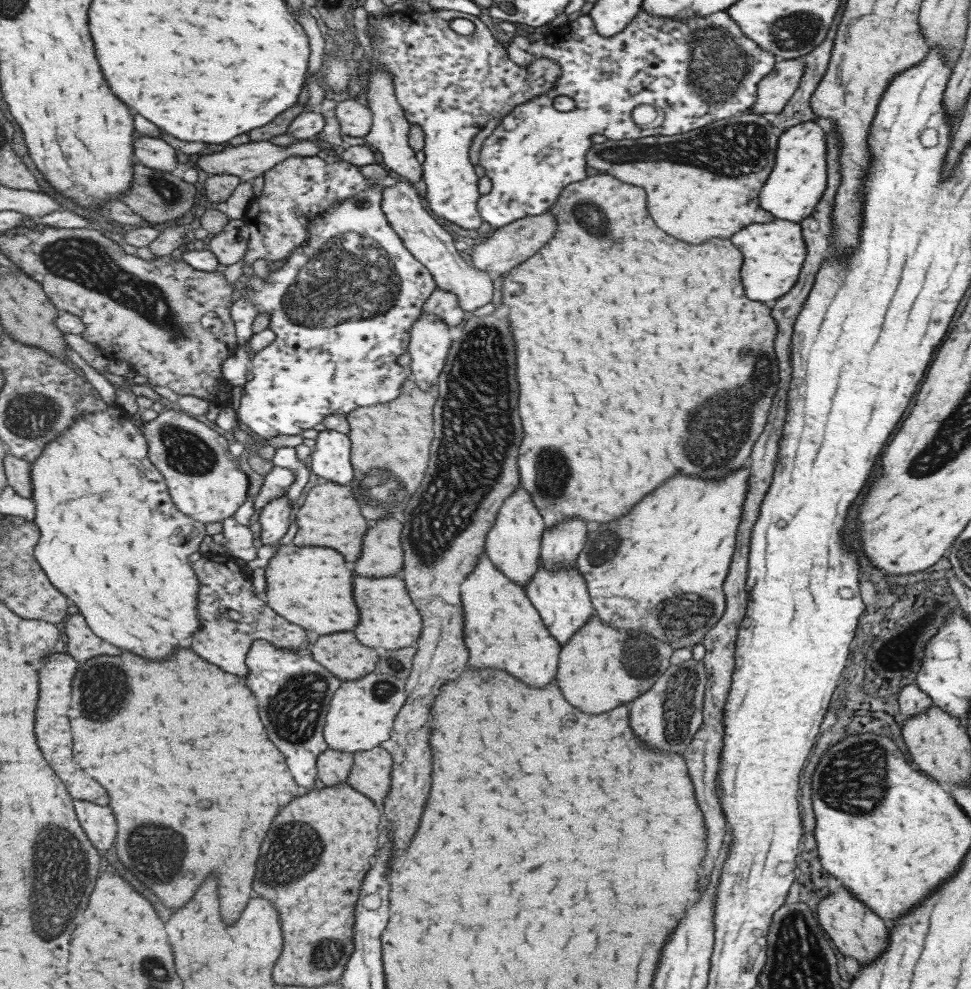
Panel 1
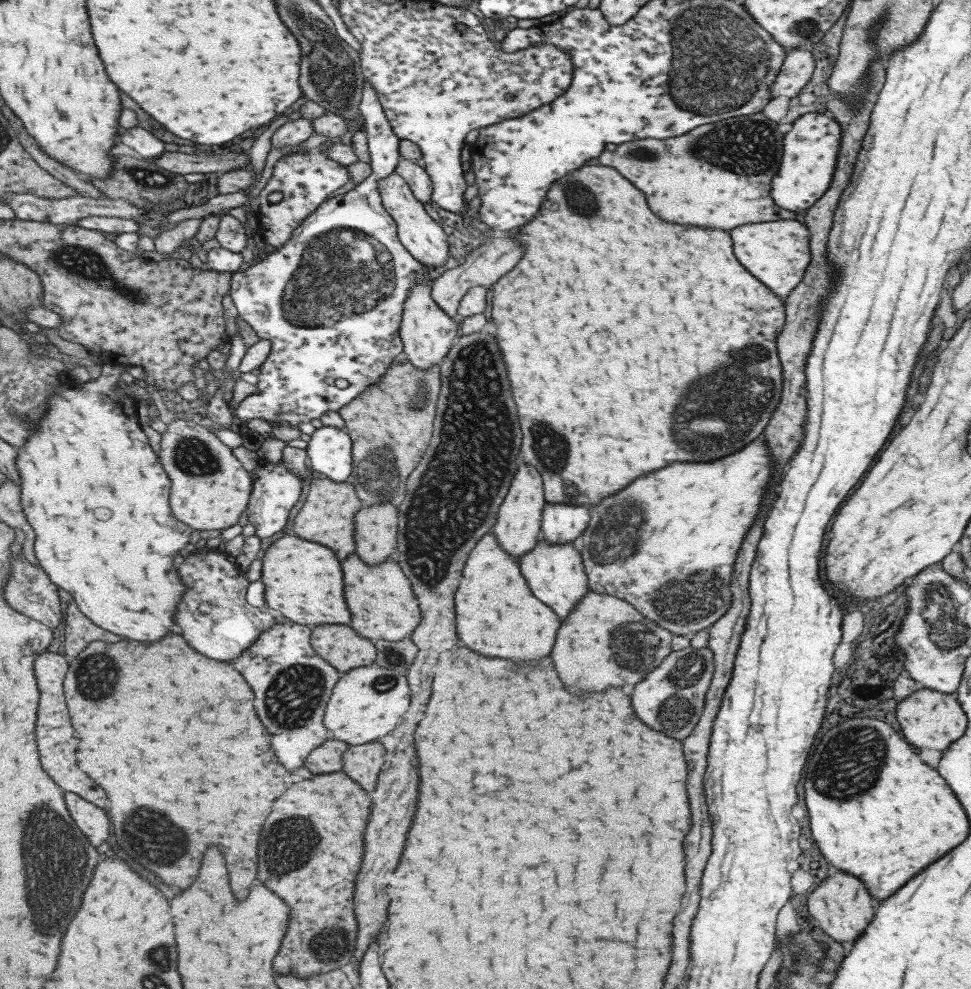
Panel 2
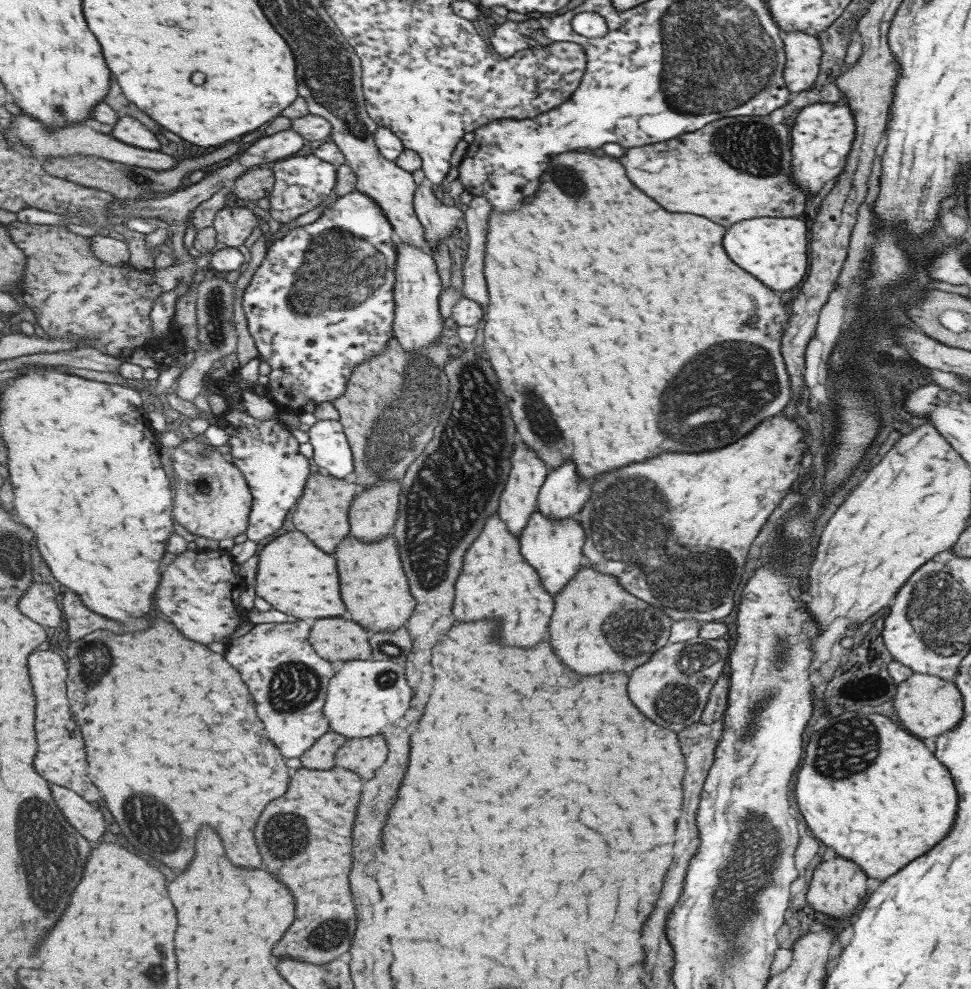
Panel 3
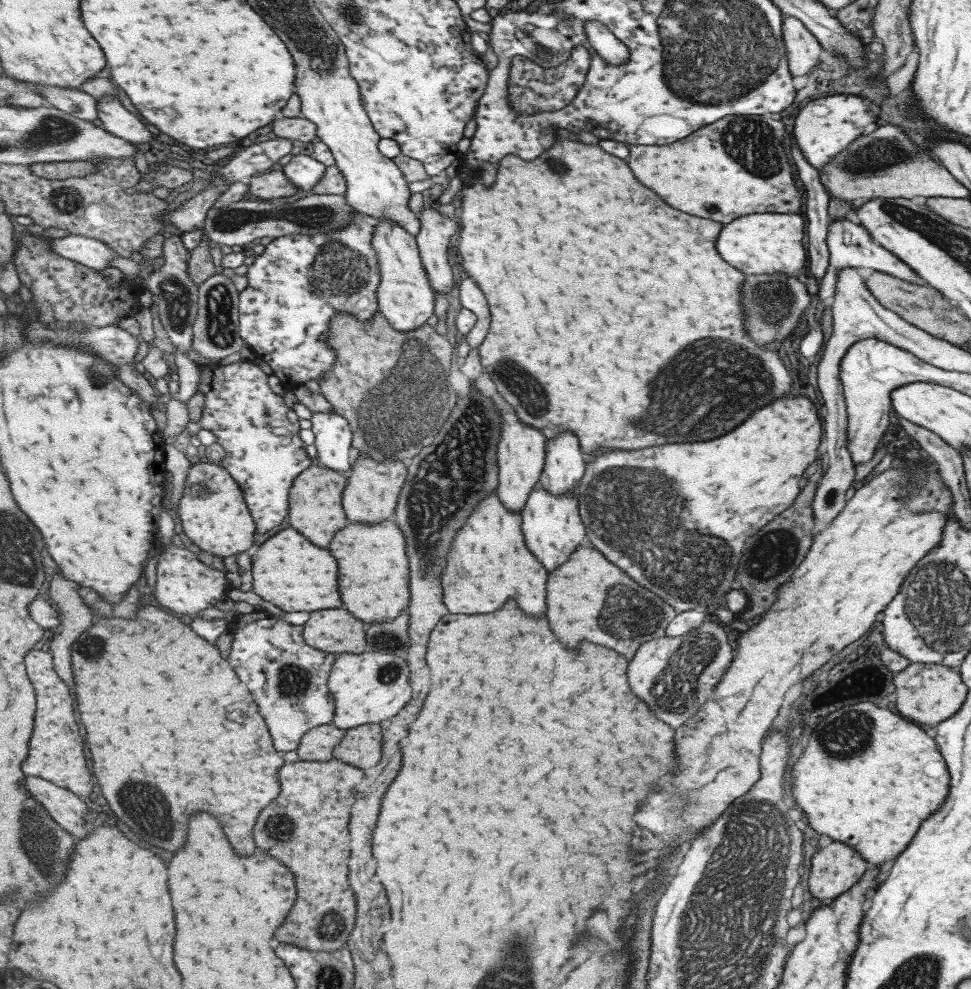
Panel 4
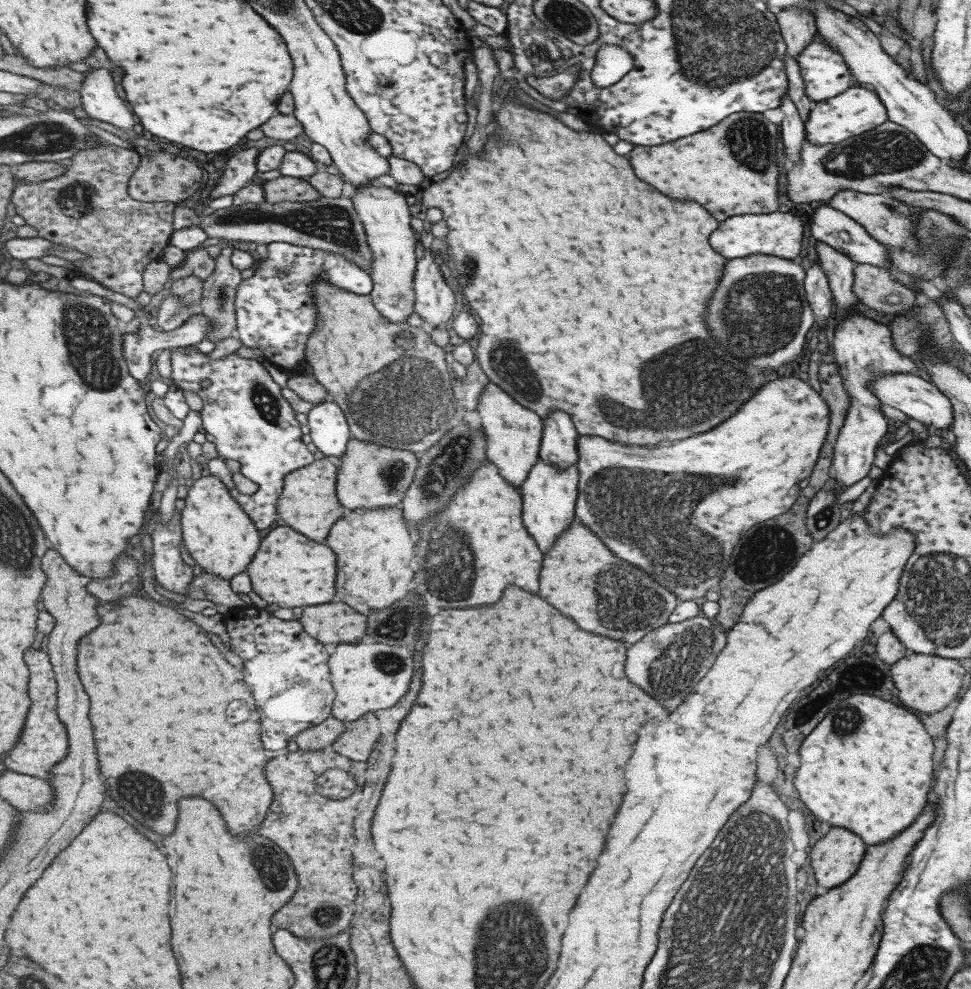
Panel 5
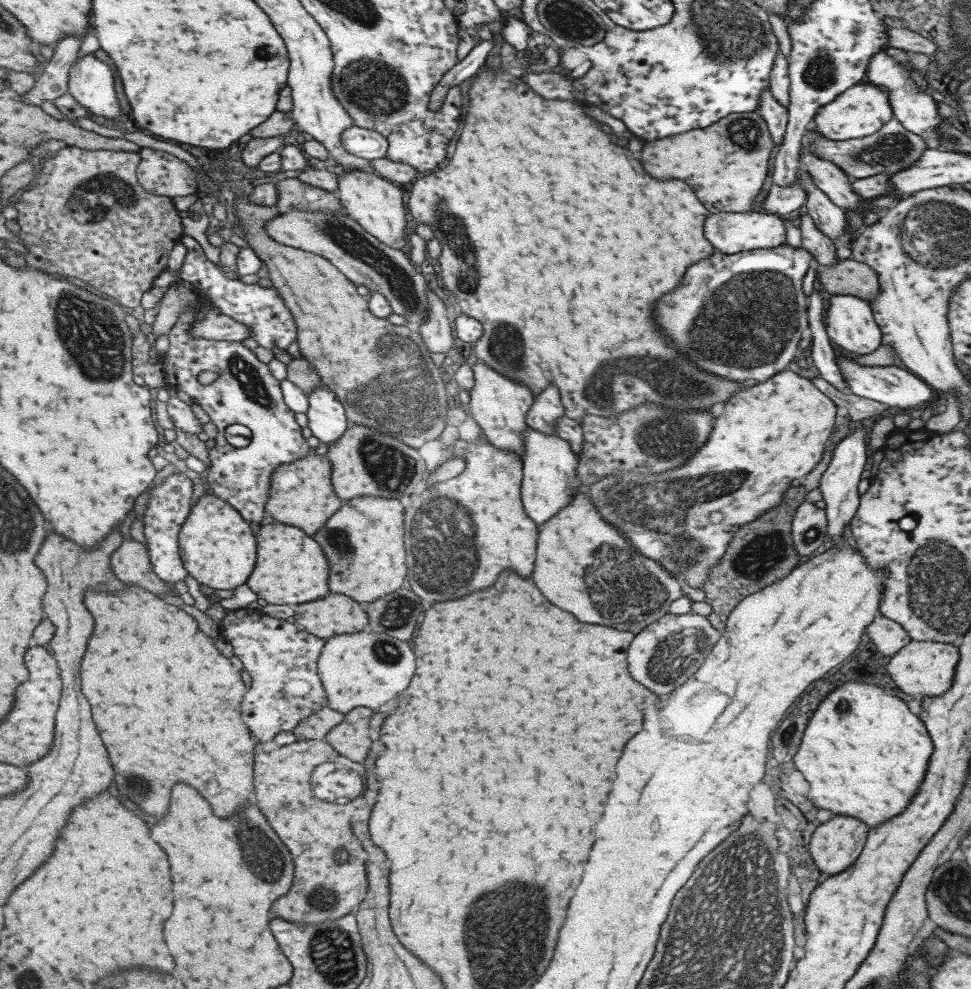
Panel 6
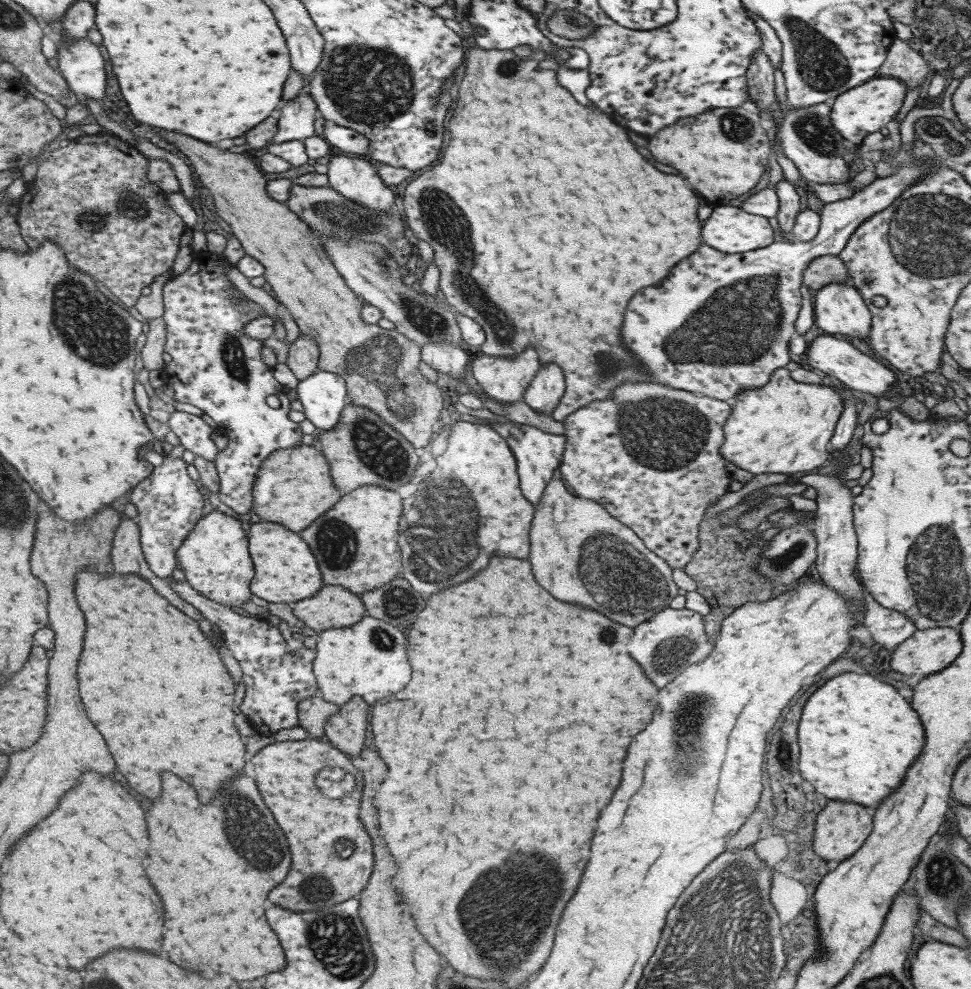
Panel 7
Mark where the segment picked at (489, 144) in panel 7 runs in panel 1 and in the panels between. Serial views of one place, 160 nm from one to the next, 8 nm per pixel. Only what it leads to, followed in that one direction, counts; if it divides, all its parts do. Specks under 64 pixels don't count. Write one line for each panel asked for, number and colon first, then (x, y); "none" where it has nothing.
1: (622, 333)
2: (636, 361)
3: (628, 293)
4: (599, 290)
5: (580, 275)
6: (555, 240)

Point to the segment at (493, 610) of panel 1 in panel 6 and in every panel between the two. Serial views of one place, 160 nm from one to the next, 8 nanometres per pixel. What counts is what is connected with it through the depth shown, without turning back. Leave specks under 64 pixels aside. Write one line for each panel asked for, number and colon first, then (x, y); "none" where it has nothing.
2: (499, 617)
3: (496, 581)
4: (489, 562)
5: (480, 540)
6: (457, 542)

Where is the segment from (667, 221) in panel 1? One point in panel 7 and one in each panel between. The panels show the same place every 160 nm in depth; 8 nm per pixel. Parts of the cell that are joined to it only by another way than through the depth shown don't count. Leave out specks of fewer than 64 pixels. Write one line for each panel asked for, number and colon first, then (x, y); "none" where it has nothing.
2: (686, 180)
3: (737, 168)
4: (737, 166)
5: (731, 169)
6: (729, 176)
7: (695, 146)

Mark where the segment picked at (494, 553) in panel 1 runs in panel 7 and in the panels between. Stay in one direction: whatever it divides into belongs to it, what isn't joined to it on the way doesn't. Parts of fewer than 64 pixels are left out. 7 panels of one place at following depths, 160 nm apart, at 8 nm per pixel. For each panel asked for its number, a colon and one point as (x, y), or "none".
2: (518, 528)
3: (518, 500)
4: (521, 448)
5: (513, 432)
6: (498, 405)
7: (504, 380)

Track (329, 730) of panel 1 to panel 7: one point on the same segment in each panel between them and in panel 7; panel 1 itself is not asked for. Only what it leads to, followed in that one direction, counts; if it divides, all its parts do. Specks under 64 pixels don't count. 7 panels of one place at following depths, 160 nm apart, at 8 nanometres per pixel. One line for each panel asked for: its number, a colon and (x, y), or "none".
2: (359, 712)
3: (365, 696)
4: (370, 687)
5: (369, 677)
6: (368, 669)
7: (369, 659)

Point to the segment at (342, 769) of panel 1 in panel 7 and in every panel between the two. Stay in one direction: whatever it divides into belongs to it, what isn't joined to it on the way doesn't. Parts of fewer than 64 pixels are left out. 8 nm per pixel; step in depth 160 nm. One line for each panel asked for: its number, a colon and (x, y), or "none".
2: (328, 758)
3: (322, 756)
4: (318, 744)
5: (325, 734)
6: (316, 727)
7: (314, 711)

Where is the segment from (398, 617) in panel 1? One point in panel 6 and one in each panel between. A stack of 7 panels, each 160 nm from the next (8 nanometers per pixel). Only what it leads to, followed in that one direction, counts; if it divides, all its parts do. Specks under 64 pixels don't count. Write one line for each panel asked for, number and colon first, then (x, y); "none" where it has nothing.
2: (384, 605)
3: (375, 588)
4: (373, 560)
5: (375, 548)
6: (366, 541)

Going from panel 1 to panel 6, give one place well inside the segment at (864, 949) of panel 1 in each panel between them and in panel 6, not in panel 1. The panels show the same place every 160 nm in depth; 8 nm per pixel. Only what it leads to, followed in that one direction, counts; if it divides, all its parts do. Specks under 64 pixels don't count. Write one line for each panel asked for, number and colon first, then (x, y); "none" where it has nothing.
2: (841, 906)
3: (837, 887)
4: (833, 869)
5: (834, 858)
6: (836, 843)

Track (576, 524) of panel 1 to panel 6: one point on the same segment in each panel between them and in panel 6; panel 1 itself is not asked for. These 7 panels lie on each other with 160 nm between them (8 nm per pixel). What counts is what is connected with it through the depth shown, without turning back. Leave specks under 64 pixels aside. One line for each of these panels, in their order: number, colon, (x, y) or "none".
2: (560, 523)
3: (562, 494)
4: (564, 463)
5: (557, 446)
6: (546, 409)

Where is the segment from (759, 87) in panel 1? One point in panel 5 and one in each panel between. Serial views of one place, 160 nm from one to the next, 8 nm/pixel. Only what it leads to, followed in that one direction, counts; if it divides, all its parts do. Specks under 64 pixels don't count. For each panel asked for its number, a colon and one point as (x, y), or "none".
2: (798, 64)
3: (802, 52)
4: (802, 49)
5: (797, 27)

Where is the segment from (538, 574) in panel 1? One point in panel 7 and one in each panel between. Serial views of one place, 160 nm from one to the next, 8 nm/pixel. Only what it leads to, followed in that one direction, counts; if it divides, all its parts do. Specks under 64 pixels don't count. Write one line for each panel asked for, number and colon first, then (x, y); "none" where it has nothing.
2: (554, 573)
3: (553, 547)
4: (551, 527)
5: (548, 495)
6: (548, 482)
7: (537, 453)

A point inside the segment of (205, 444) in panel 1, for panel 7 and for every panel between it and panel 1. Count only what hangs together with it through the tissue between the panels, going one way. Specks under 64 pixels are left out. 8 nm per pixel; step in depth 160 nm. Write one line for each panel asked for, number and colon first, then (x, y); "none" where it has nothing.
2: (210, 489)
3: (213, 499)
4: (213, 511)
5: (220, 535)
6: (219, 548)
7: (215, 559)

